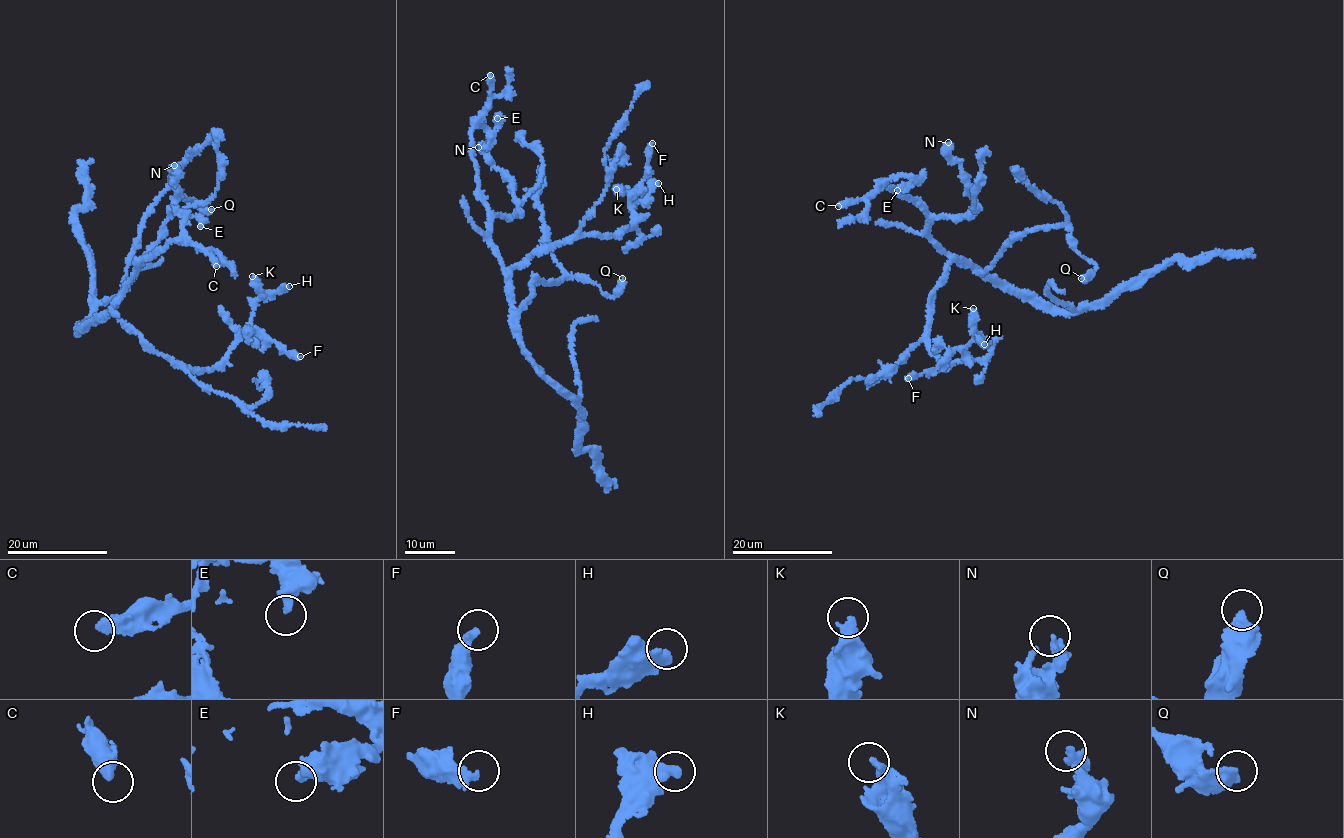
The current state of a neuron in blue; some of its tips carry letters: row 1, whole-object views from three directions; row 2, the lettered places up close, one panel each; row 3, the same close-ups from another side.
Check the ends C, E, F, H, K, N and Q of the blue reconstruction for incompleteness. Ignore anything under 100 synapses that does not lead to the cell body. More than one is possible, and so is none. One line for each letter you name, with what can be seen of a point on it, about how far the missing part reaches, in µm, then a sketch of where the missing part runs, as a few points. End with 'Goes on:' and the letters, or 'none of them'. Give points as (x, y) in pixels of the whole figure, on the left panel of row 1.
Goes on: none of them

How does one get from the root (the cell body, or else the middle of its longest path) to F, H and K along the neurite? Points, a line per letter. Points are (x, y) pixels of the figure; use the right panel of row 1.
F: (977, 269), (948, 262), (929, 307), (934, 354), (946, 367), (964, 359), (947, 351), (938, 366), (908, 378)
H: (977, 269), (948, 262), (927, 330), (946, 367), (964, 359), (963, 347), (972, 340), (979, 336), (984, 344)
K: (977, 269), (948, 262), (934, 289), (927, 330), (944, 366), (966, 357), (963, 347), (975, 335), (973, 308)

